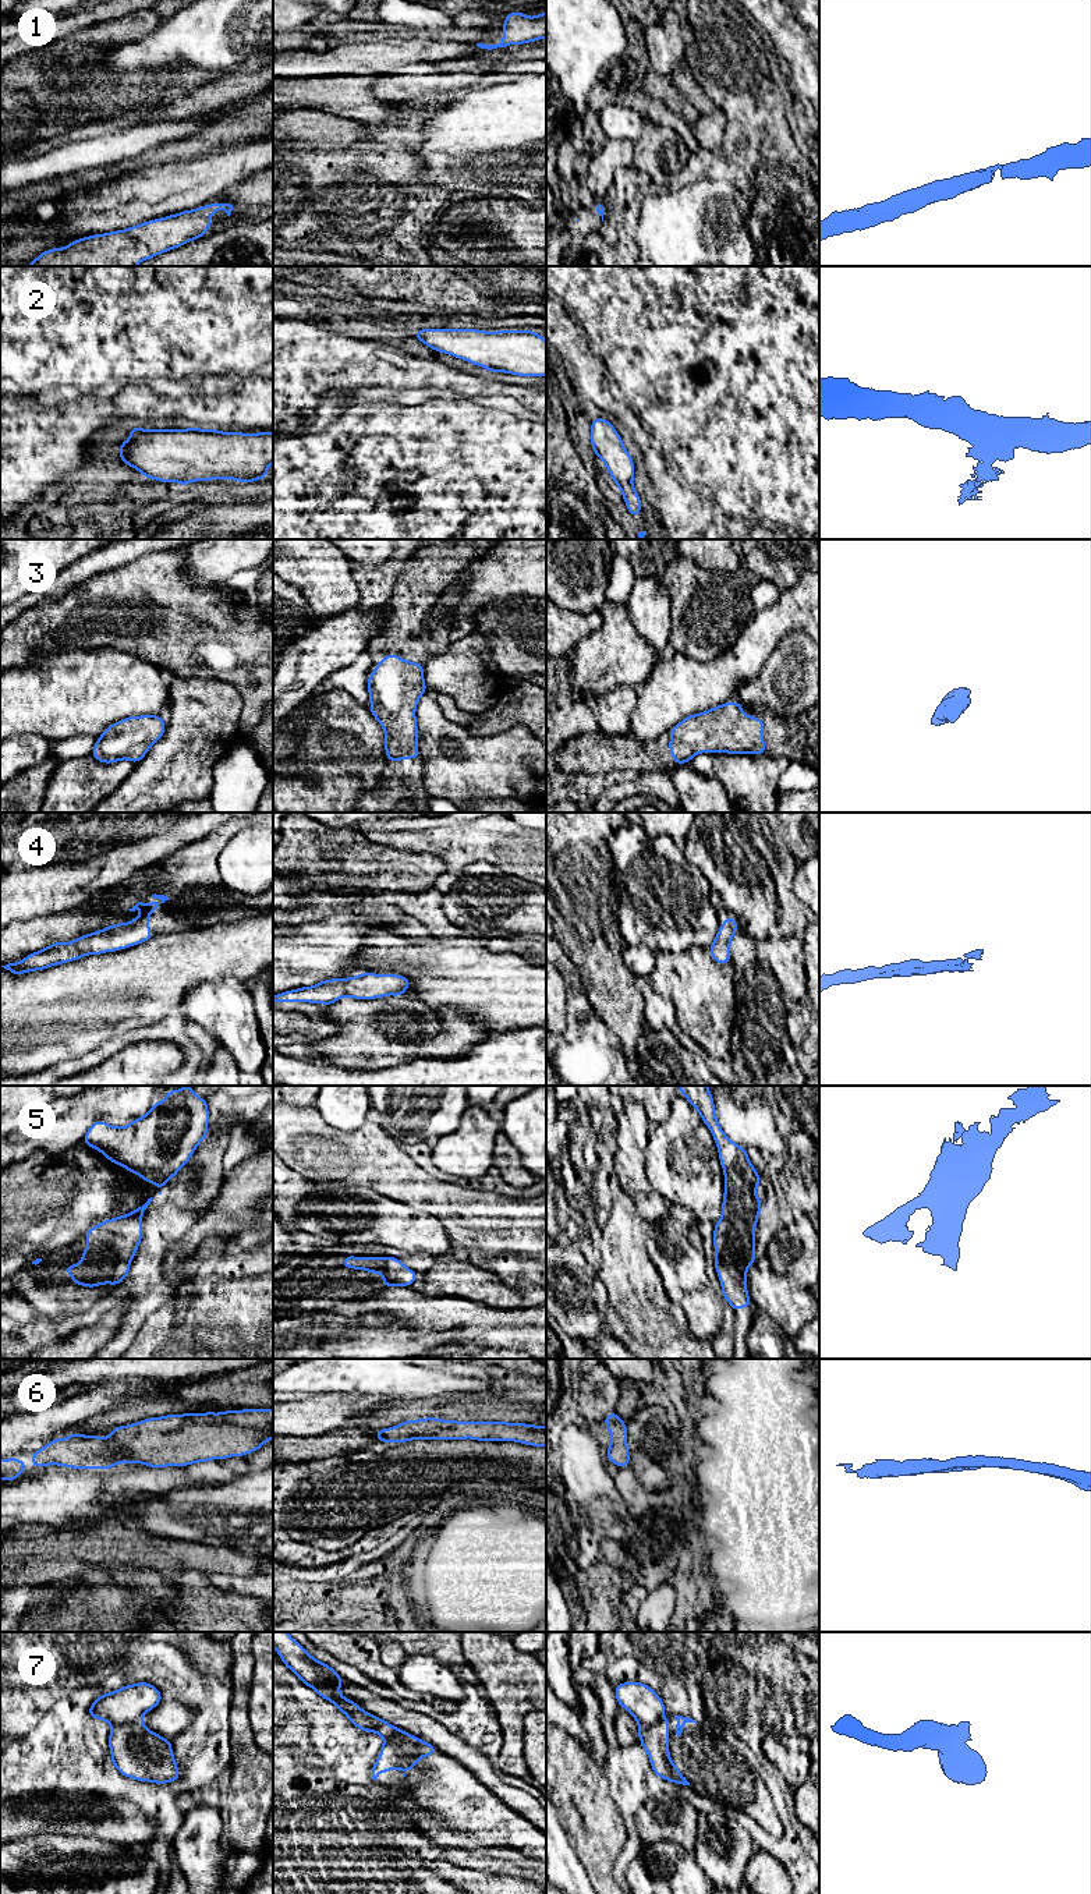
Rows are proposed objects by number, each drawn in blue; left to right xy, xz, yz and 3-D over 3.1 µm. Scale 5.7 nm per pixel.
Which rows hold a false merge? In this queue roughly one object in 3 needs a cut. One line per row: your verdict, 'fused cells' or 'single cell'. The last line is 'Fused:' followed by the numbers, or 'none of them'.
1: single cell
2: single cell
3: single cell
4: single cell
5: single cell
6: single cell
7: fused cells
Fused: 7

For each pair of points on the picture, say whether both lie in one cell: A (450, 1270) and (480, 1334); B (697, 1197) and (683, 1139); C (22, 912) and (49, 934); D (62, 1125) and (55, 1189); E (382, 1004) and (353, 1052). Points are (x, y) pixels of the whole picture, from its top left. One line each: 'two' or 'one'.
A: two
B: one
C: two
D: two
E: one

